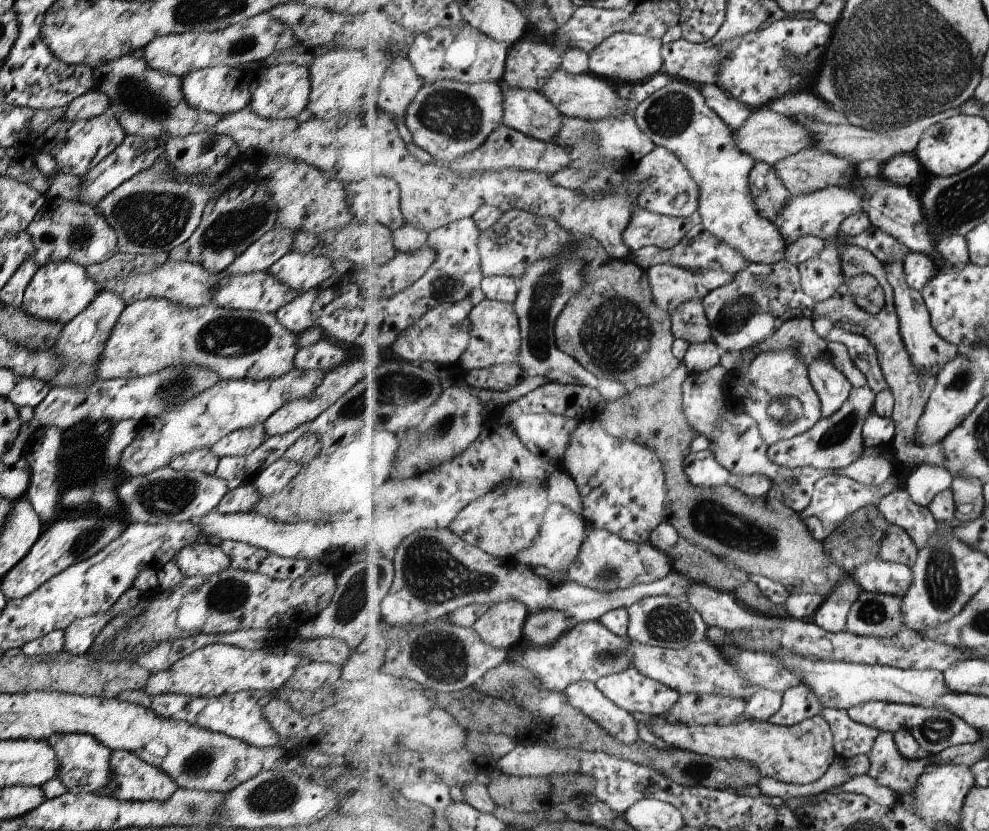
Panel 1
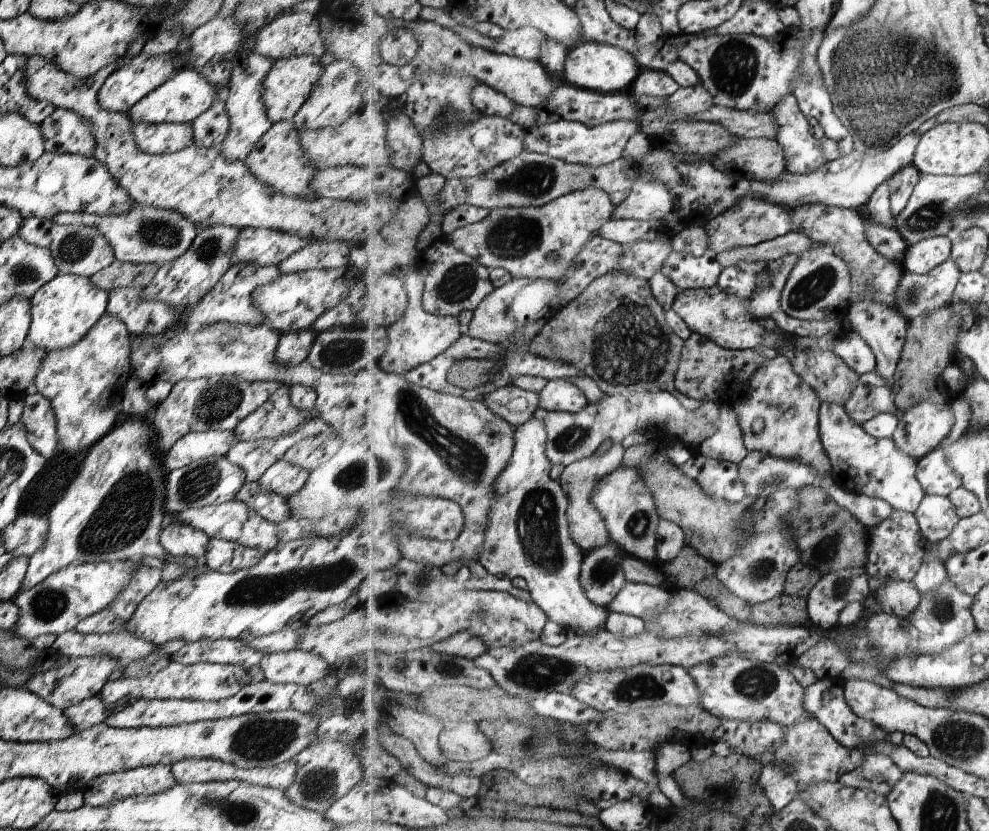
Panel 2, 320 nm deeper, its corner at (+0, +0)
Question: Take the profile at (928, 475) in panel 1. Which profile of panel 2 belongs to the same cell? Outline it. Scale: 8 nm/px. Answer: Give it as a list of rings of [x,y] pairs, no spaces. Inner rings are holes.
[[[943,449],[931,451],[919,460],[917,478],[927,495],[948,497],[963,484],[961,475],[949,464]]]

